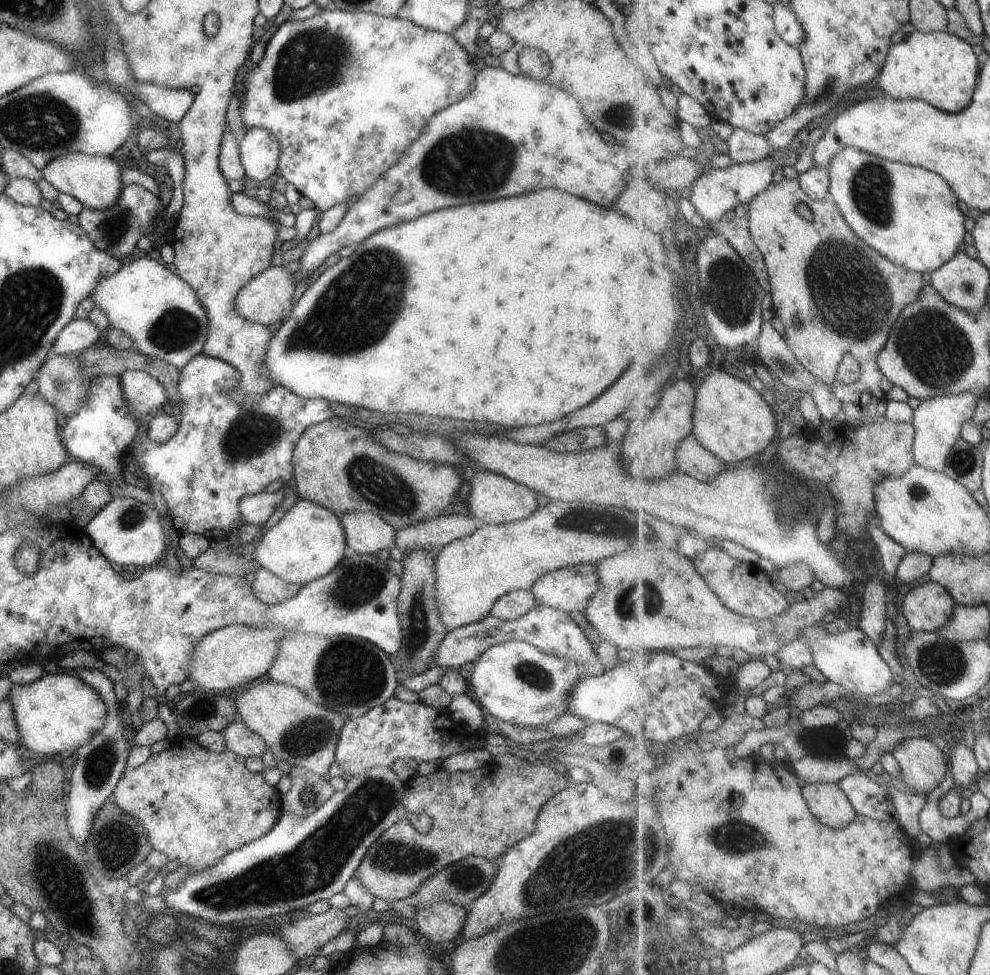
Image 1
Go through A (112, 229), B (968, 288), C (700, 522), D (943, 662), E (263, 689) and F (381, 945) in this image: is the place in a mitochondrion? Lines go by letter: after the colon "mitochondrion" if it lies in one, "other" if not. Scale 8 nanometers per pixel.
A: mitochondrion
B: mitochondrion
C: other
D: mitochondrion
E: other
F: other

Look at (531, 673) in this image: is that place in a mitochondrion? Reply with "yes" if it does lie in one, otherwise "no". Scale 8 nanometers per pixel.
yes

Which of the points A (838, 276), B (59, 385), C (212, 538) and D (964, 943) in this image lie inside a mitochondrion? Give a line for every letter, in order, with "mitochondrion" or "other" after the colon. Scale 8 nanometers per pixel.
A: mitochondrion
B: mitochondrion
C: other
D: other

